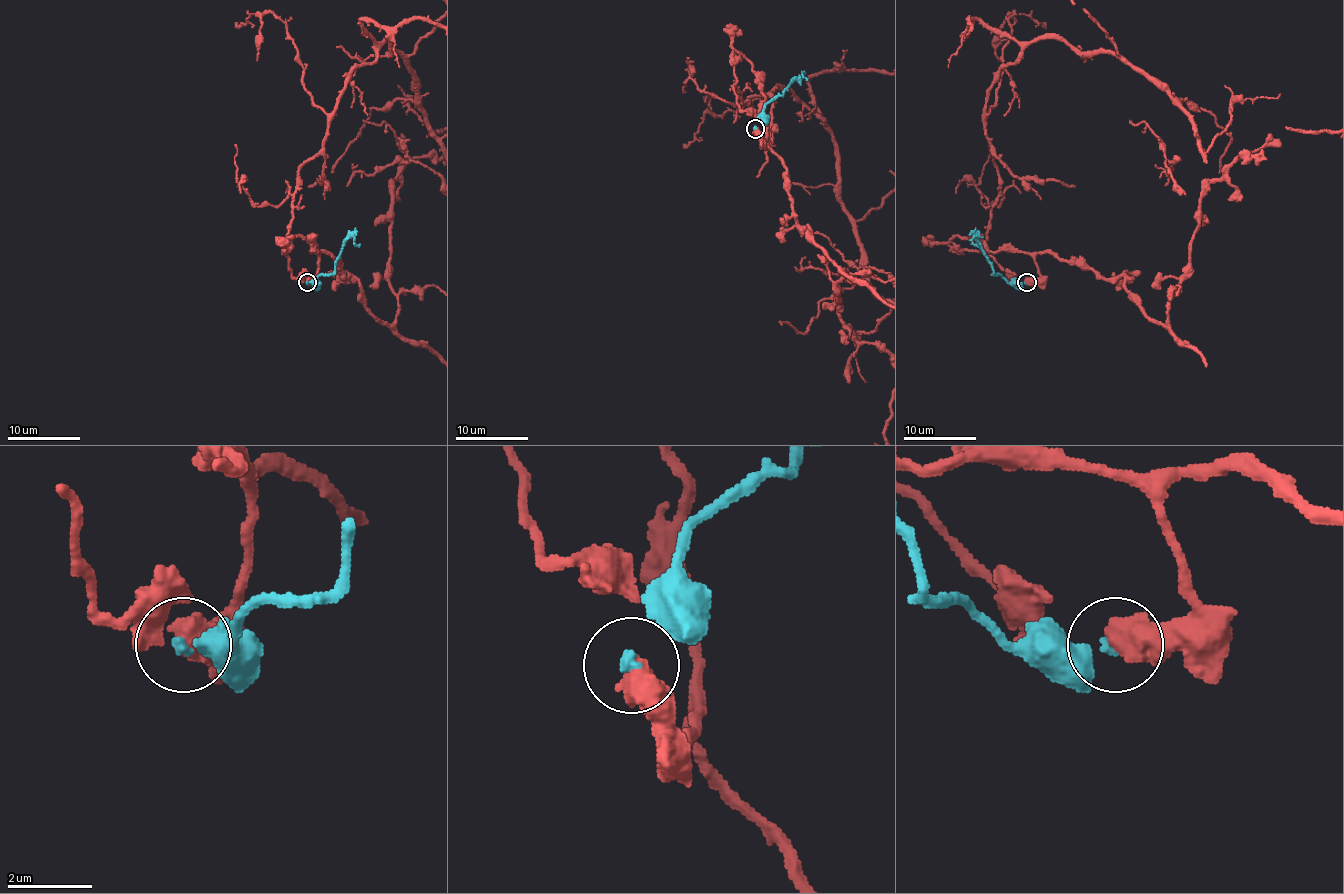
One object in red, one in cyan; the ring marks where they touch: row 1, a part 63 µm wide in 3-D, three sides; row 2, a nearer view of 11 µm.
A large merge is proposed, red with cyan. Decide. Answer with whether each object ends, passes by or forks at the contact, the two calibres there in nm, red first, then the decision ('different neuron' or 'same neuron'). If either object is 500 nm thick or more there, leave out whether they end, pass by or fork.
700/200 nm | different neuron

